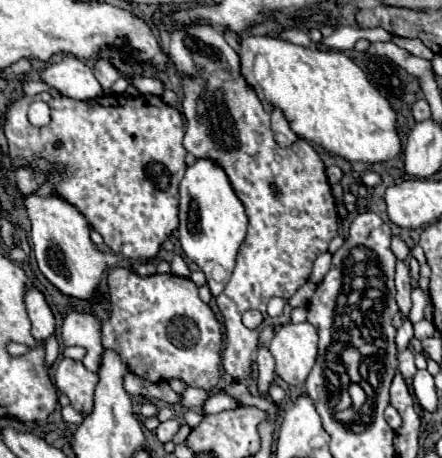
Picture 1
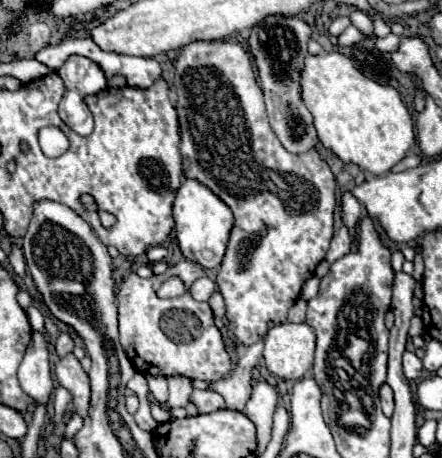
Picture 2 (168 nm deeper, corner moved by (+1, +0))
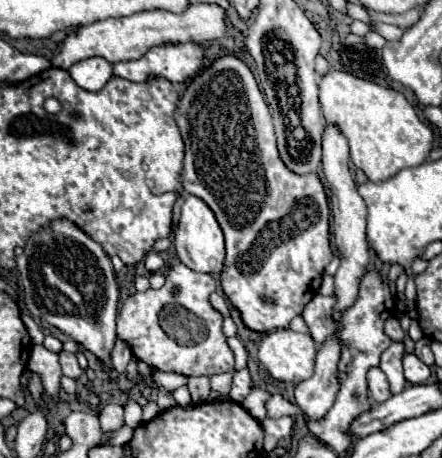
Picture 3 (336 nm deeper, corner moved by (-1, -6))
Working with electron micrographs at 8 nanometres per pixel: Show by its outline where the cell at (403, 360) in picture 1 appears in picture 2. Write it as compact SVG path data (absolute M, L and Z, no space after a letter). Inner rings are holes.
M409 351L403 353L403 371L405 371L405 377L407 377L407 379L417 379L417 377L421 375L423 365L421 365L421 361L417 359L415 353L409 353Z

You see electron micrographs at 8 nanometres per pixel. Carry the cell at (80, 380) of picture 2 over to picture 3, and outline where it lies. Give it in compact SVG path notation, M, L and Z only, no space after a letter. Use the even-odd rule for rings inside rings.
M61 351L59 353L59 363L61 363L61 369L63 369L63 375L67 377L73 377L73 379L79 379L83 369L79 367L77 363L77 357L73 353L67 353L67 351Z

